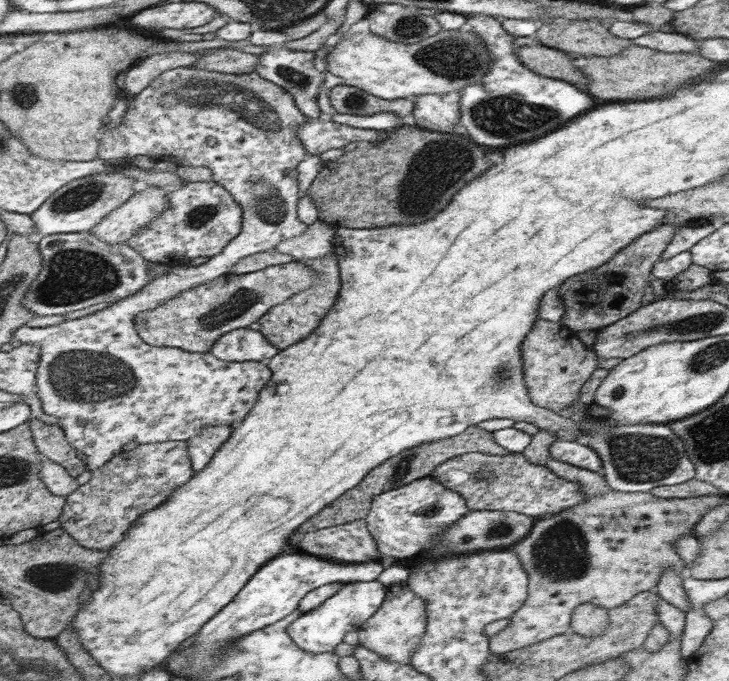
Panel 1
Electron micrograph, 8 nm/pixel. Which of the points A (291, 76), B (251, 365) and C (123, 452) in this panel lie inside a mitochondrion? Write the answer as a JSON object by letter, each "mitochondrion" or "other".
{"A":"mitochondrion","B":"other","C":"other"}

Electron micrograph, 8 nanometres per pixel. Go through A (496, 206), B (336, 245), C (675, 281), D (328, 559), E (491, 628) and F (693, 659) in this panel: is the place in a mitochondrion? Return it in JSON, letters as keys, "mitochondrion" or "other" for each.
{"A":"other","B":"other","C":"other","D":"other","E":"other","F":"other"}

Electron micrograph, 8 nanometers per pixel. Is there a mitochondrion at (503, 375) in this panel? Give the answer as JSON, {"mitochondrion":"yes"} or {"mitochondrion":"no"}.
{"mitochondrion":"yes"}

